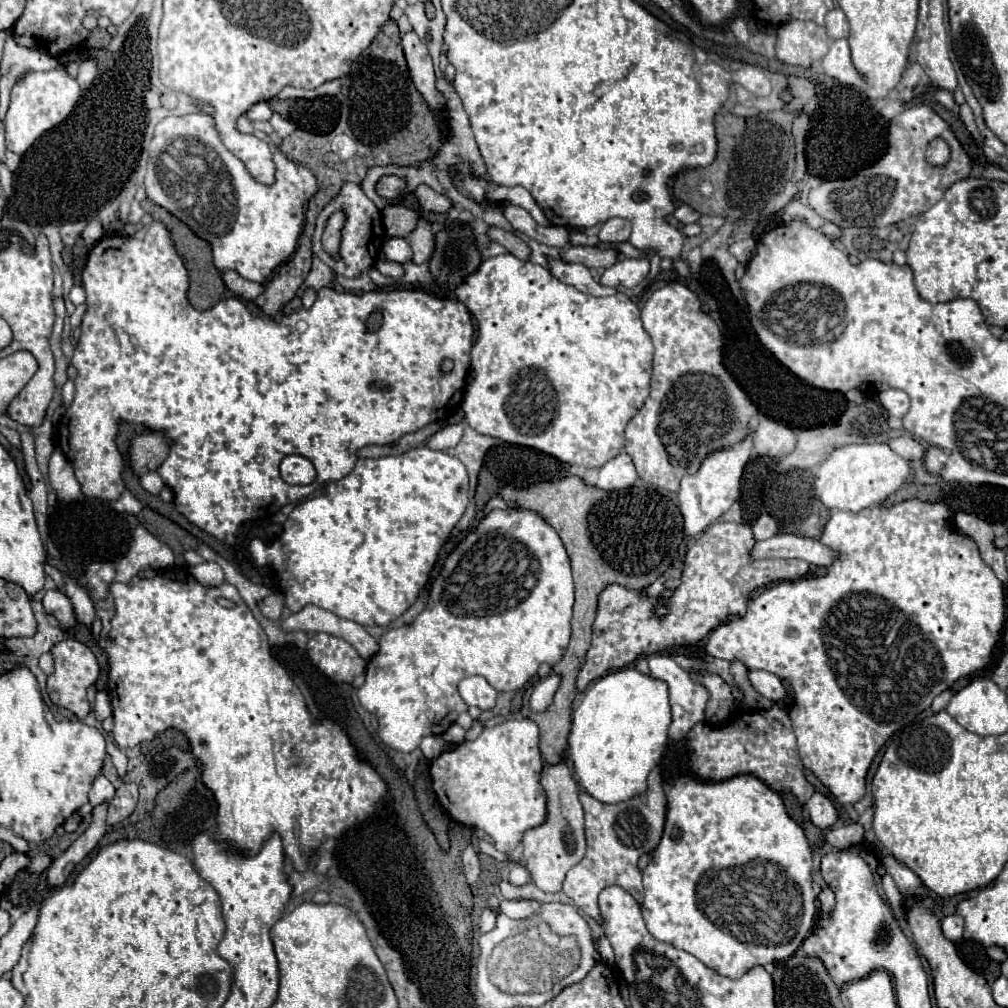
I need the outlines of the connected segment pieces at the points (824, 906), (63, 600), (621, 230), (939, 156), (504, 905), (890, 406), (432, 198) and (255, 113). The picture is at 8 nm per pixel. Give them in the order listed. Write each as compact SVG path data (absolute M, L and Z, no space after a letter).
M825 888L825 890L821 890L821 894L819 894L819 912L821 914L831 914L833 912L833 908L835 908L835 894L833 894L833 890L829 890L829 888Z
M57 588L45 592L45 596L43 596L43 608L45 608L45 612L53 614L61 622L63 630L71 630L75 626L73 606L71 606L69 598L63 592L59 592Z
M611 218L601 226L599 240L601 242L625 242L631 234L631 222L623 218Z
M933 140L927 148L927 162L933 166L944 166L950 159L950 148L945 140Z
M501 900L501 910L509 918L527 918L537 912L537 906L541 904L535 900Z
M895 388L883 390L883 392L879 392L877 400L887 410L889 416L903 418L907 414L907 410L909 410L909 396L903 390L895 390Z
M419 184L415 190L415 196L419 198L419 204L423 210L431 210L431 212L447 212L453 204L447 196L435 192L433 188L429 188L427 184Z
M259 102L259 104L251 106L249 112L247 112L247 118L249 118L249 120L261 120L261 122L267 122L271 116L273 116L273 110L269 108L267 102Z

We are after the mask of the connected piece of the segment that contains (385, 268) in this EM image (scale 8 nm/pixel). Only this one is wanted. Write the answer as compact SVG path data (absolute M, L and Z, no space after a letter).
M377 262L375 268L377 268L381 274L385 274L385 276L389 276L389 278L395 278L395 280L399 280L399 278L405 274L403 266L401 266L401 264L395 264L395 262Z

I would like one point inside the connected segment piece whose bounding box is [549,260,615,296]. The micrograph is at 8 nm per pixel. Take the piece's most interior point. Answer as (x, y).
(576, 275)

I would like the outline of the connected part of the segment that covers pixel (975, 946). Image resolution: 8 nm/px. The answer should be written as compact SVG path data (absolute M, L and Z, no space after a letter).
M959 940L957 944L957 952L961 956L961 960L977 974L981 974L989 984L993 984L999 978L999 962L991 960L985 952L985 948L979 942L973 940Z

